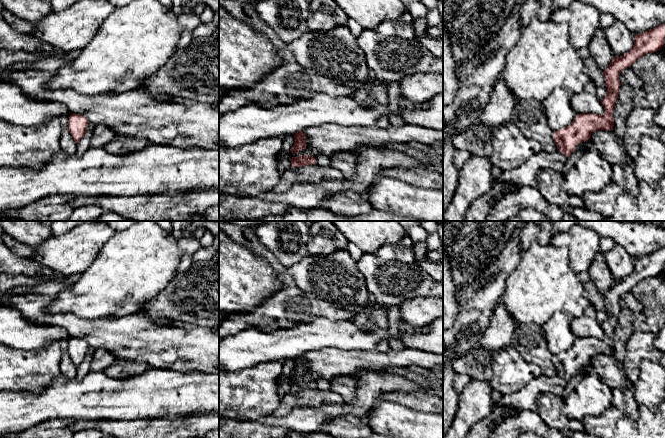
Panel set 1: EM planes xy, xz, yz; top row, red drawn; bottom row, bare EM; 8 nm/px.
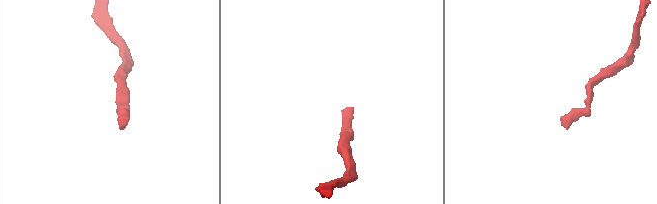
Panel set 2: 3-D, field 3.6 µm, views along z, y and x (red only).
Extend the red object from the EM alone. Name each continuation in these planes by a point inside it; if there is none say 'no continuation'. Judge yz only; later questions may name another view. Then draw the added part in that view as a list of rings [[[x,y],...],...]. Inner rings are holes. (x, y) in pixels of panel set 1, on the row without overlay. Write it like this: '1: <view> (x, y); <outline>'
1: yz (525, 399); [[[558,373],[554,376],[541,374],[518,392],[502,395],[500,400],[492,404],[492,411],[498,408],[508,408],[514,411],[536,410],[537,397],[542,393],[553,393],[562,396],[568,381]]]

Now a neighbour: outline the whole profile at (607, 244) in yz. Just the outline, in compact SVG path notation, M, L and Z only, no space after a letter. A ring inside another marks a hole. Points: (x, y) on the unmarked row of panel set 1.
M601 238L601 252L605 254L615 247L615 242L611 238Z

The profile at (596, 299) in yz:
M589 279L583 283L584 293L587 299L595 309L596 317L598 322L601 324L607 318L607 312L605 310L605 302L603 294L601 294L595 284Z

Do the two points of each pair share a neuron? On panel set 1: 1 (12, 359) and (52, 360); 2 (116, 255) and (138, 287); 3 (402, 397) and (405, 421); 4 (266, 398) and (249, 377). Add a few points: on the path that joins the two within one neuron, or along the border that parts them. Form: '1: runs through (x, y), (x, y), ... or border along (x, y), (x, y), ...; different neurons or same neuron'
1: runs through (22, 360), (42, 360); same neuron
2: runs through (124, 263), (129, 268), (130, 279); same neuron
3: border along (380, 400), (397, 401), (426, 411); different neurons
4: runs through (261, 393), (250, 382); same neuron

